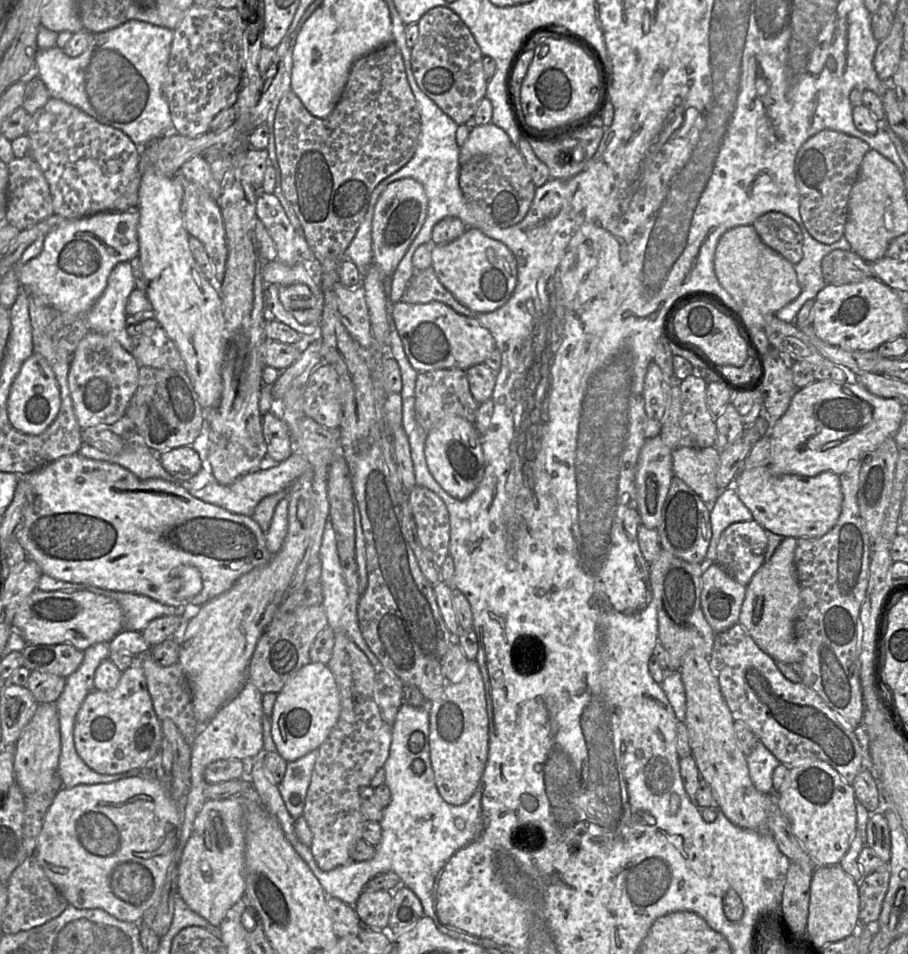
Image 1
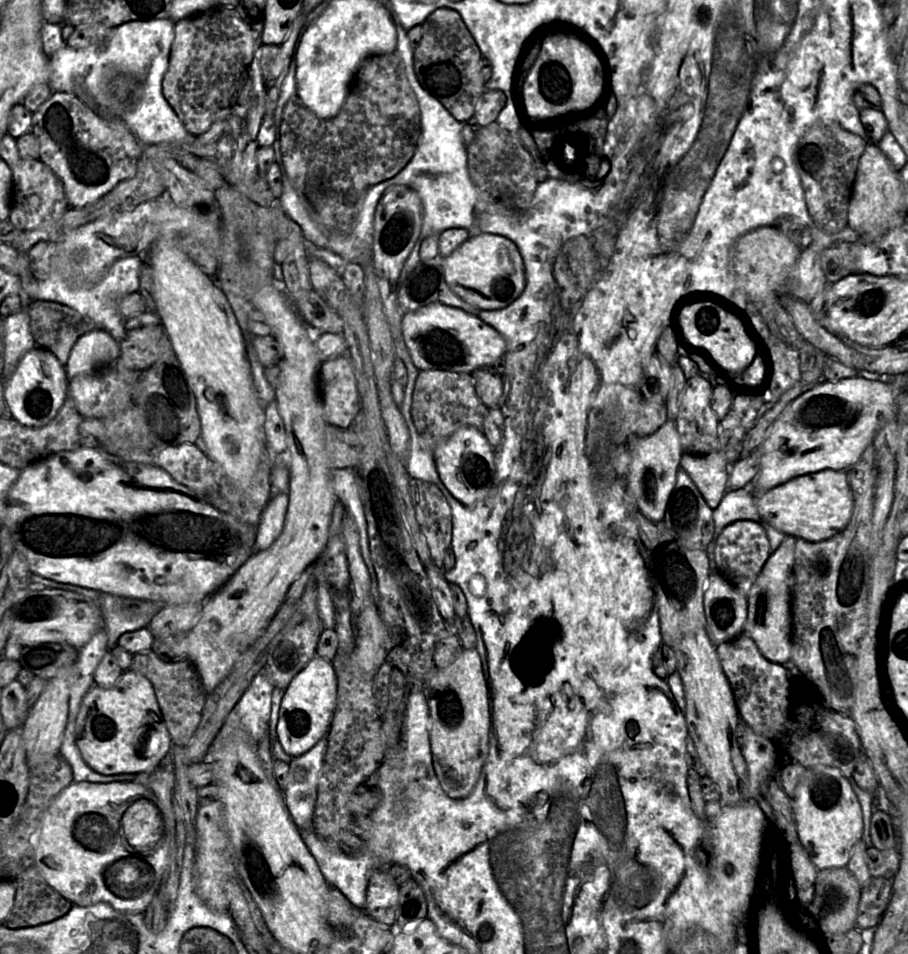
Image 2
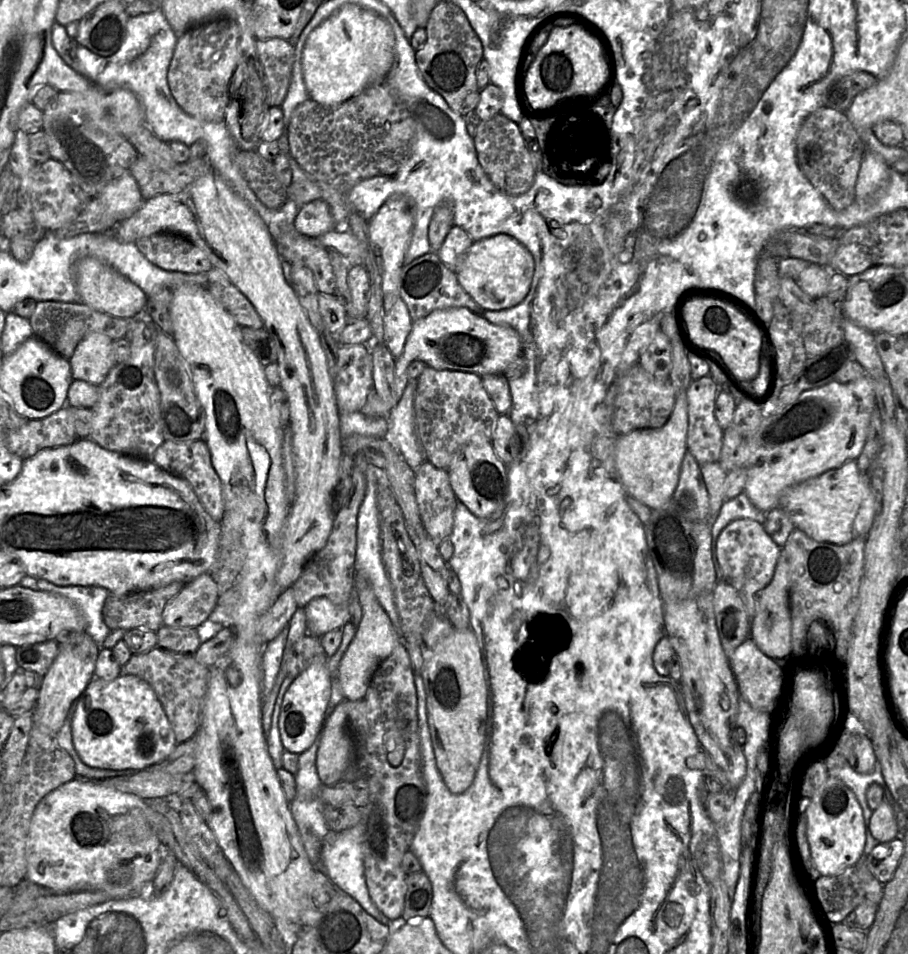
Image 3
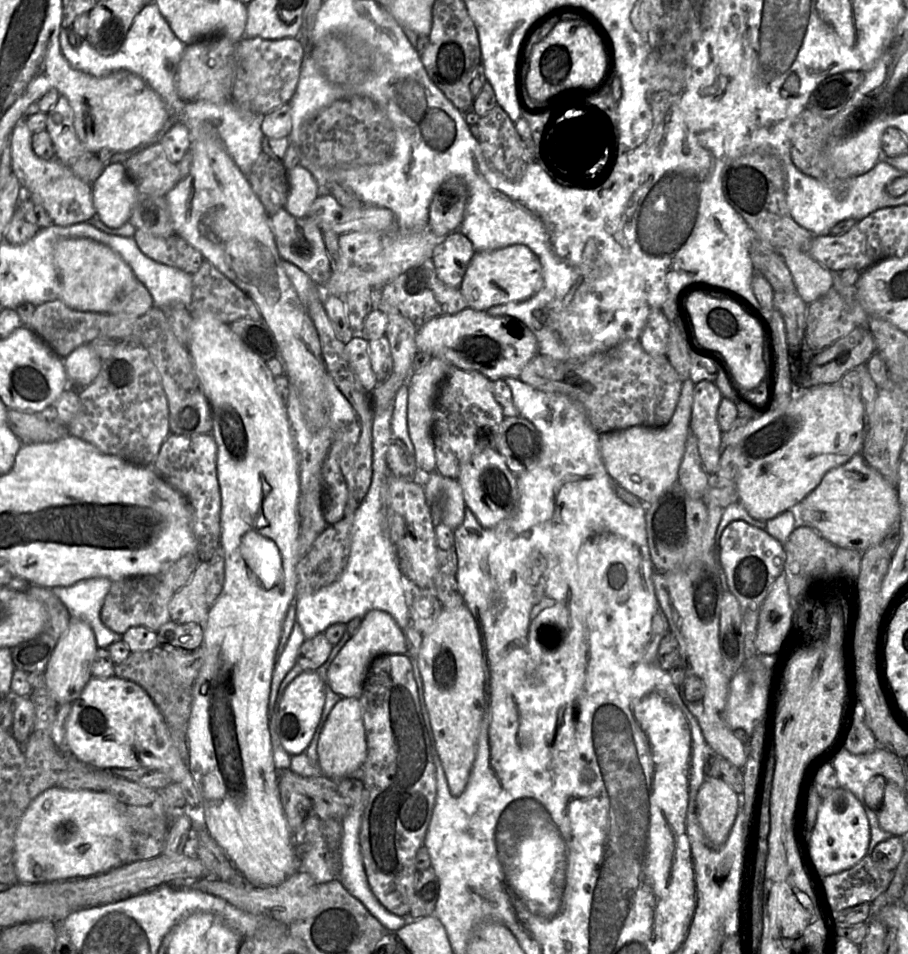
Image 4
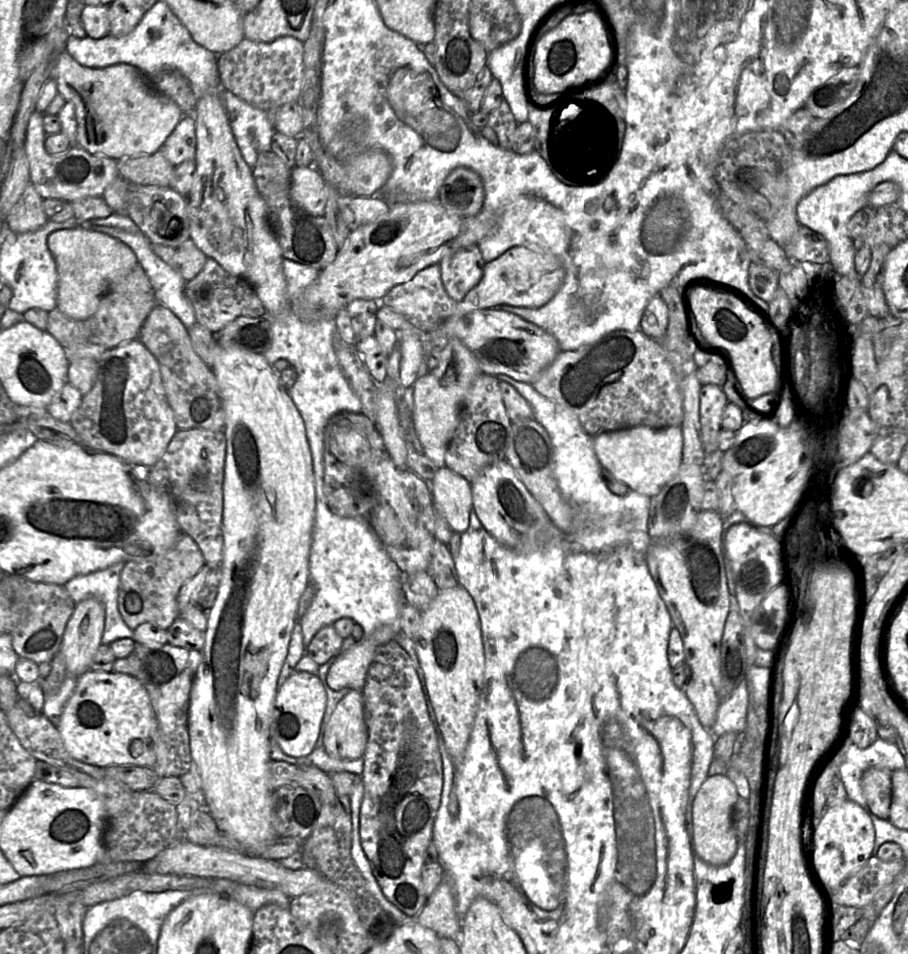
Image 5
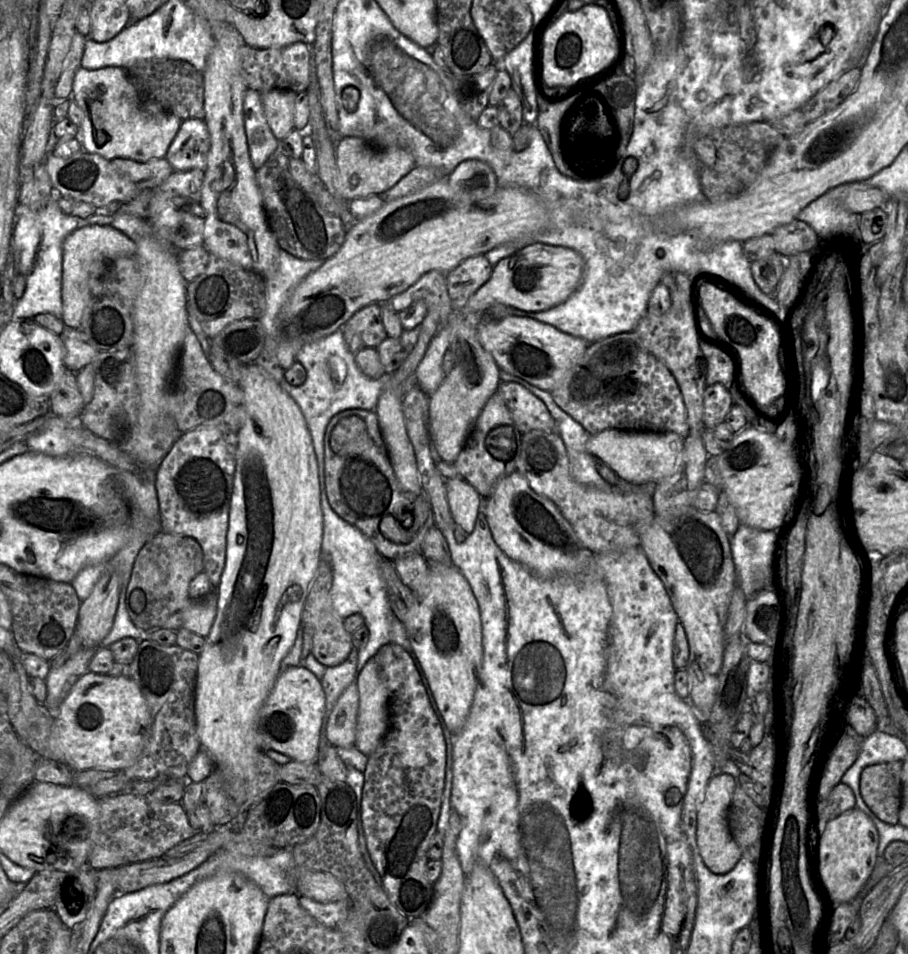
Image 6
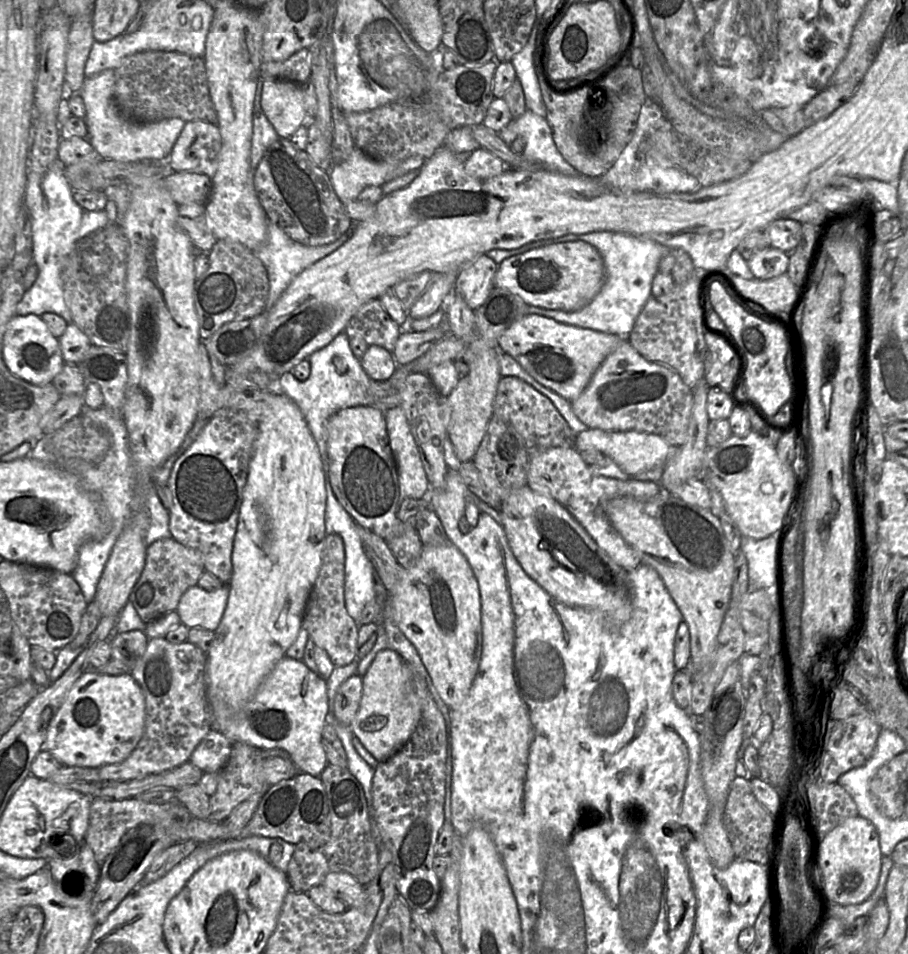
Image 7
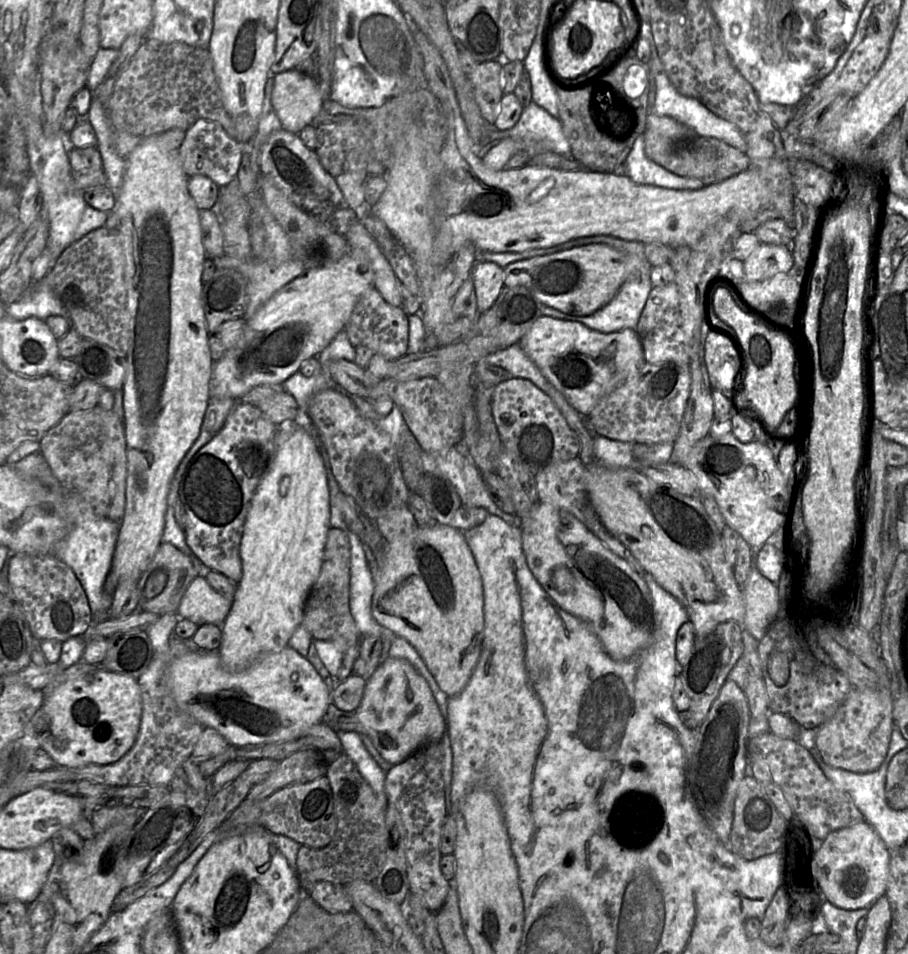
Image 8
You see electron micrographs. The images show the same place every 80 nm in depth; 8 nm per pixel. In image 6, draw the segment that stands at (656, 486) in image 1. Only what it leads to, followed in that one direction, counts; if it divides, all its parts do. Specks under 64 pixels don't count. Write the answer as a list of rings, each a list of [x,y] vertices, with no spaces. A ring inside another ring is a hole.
[[[604,429],[589,435],[586,449],[609,465],[627,483],[657,483],[677,470],[684,449],[684,438],[675,432]]]

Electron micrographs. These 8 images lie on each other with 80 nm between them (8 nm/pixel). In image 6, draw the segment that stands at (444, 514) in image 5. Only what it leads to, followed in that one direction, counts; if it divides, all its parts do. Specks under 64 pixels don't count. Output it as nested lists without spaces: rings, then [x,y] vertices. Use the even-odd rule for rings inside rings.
[[[462,477],[446,479],[446,490],[453,521],[468,534],[471,533],[475,527],[477,515],[481,510],[481,496]]]

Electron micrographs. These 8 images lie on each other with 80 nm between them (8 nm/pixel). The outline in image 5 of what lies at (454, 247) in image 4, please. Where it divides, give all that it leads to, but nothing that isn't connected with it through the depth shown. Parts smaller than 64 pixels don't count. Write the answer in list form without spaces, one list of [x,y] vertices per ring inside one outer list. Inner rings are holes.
[[[478,245],[457,249],[438,263],[442,284],[447,294],[460,302],[482,279],[485,260]]]

